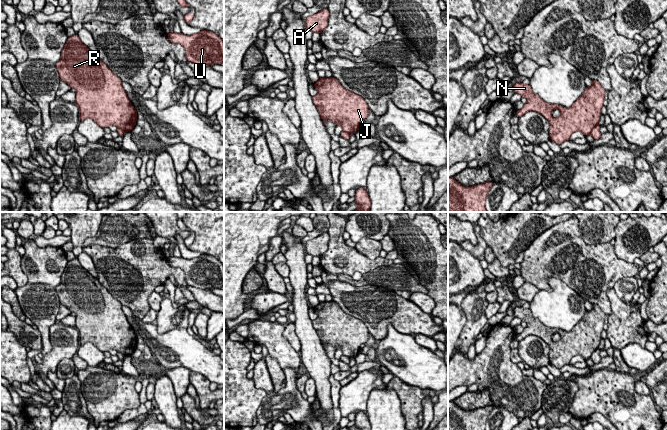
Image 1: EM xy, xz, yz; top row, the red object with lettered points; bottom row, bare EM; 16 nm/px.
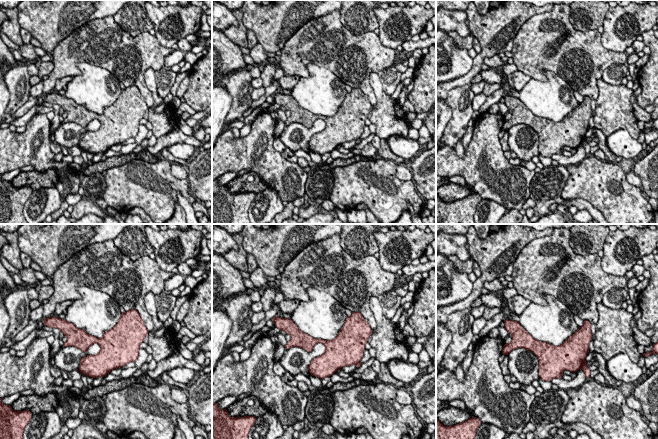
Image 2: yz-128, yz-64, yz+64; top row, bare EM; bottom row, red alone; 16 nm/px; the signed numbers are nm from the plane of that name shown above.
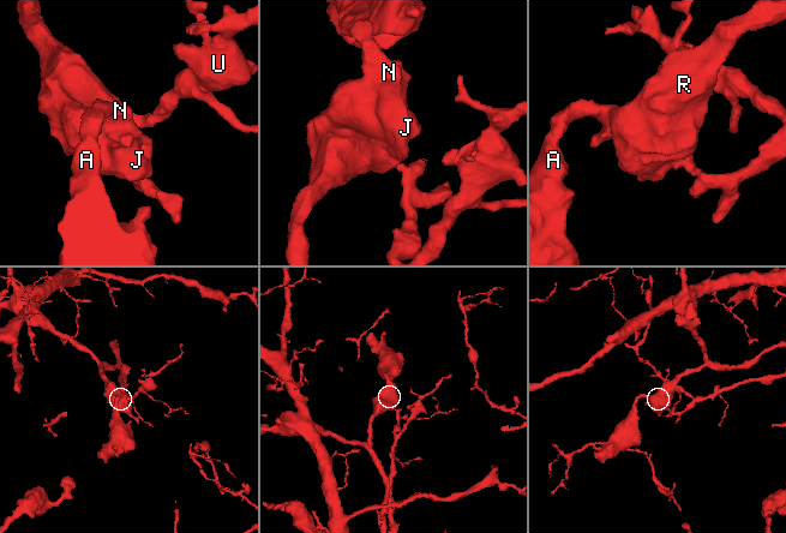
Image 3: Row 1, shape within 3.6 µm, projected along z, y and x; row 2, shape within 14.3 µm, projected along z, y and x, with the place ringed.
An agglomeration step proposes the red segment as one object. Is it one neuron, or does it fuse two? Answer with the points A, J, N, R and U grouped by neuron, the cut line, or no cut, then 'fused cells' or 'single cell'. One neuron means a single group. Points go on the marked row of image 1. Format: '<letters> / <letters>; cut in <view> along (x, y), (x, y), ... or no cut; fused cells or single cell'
A J N R / U; cut in yz along (597, 124), (590, 133); fused cells

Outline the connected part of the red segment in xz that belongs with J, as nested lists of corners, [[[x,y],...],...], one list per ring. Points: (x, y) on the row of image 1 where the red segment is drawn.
[[[333,76],[320,78],[314,87],[318,93],[312,100],[324,125],[326,120],[330,120],[335,125],[340,124],[343,132],[355,134],[360,121],[368,116],[366,101],[360,95],[346,90]]]

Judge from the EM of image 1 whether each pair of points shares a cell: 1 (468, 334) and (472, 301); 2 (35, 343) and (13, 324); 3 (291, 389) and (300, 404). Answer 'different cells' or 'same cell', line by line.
1: same cell
2: same cell
3: same cell

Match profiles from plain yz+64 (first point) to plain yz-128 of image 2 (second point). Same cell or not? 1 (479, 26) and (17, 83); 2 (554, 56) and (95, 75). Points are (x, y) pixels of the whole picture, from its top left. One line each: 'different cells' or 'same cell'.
1: different cells
2: different cells

